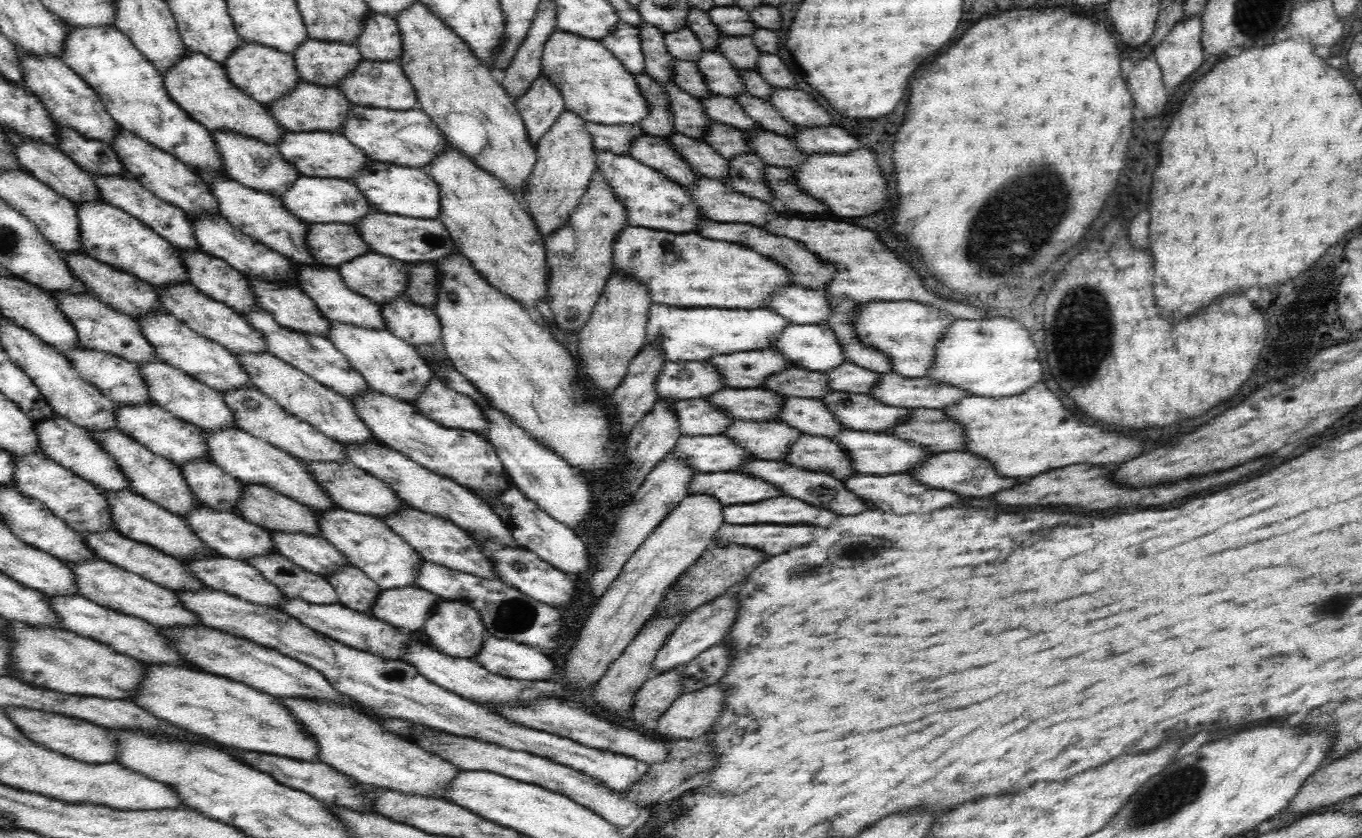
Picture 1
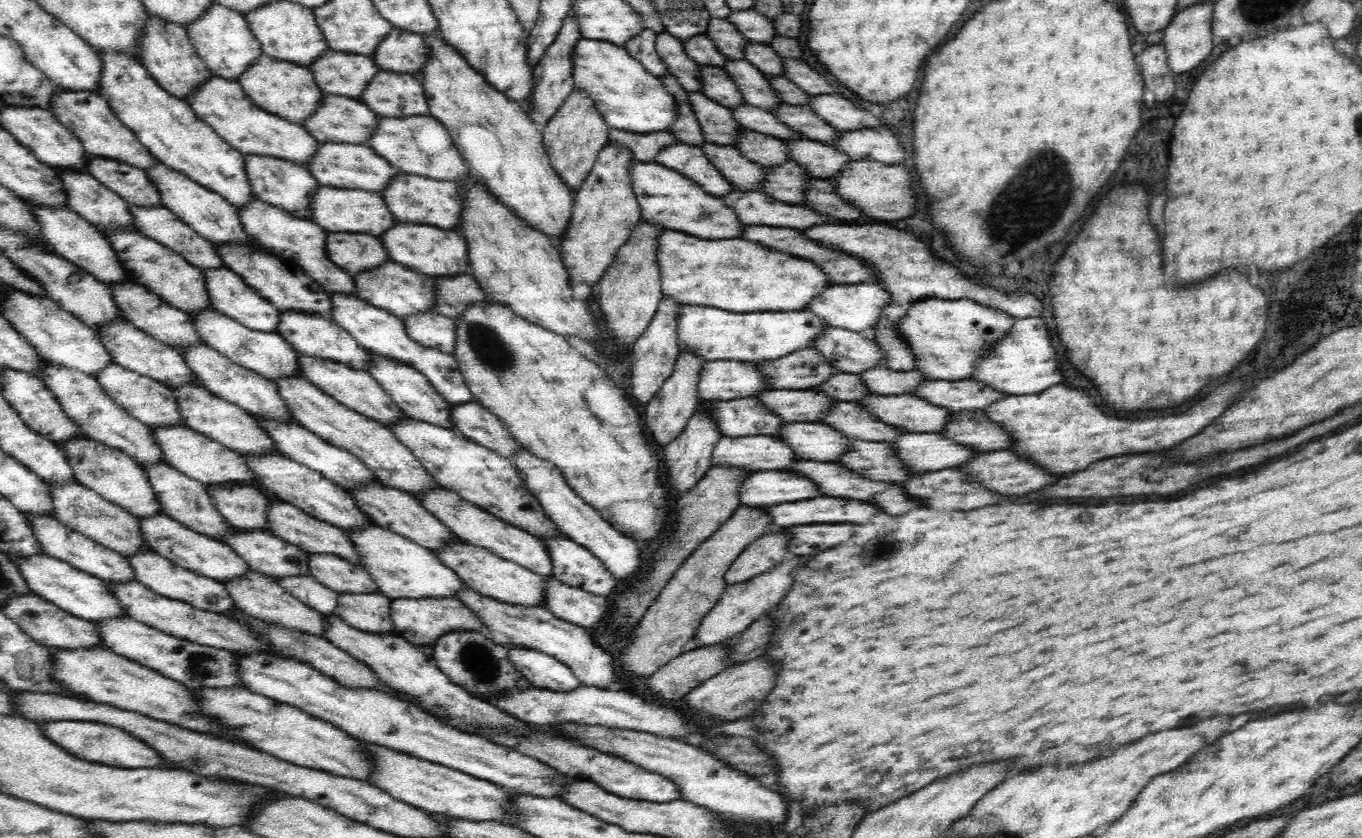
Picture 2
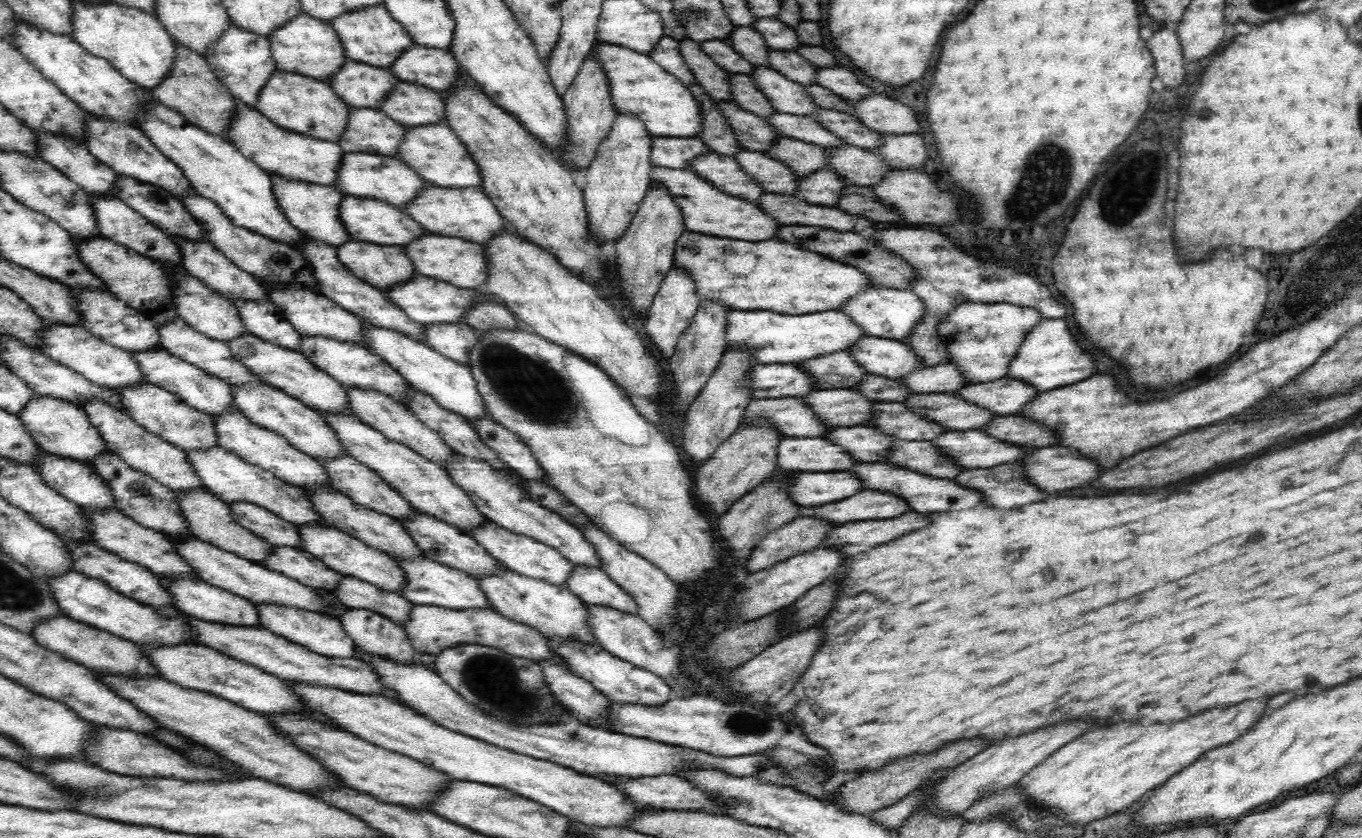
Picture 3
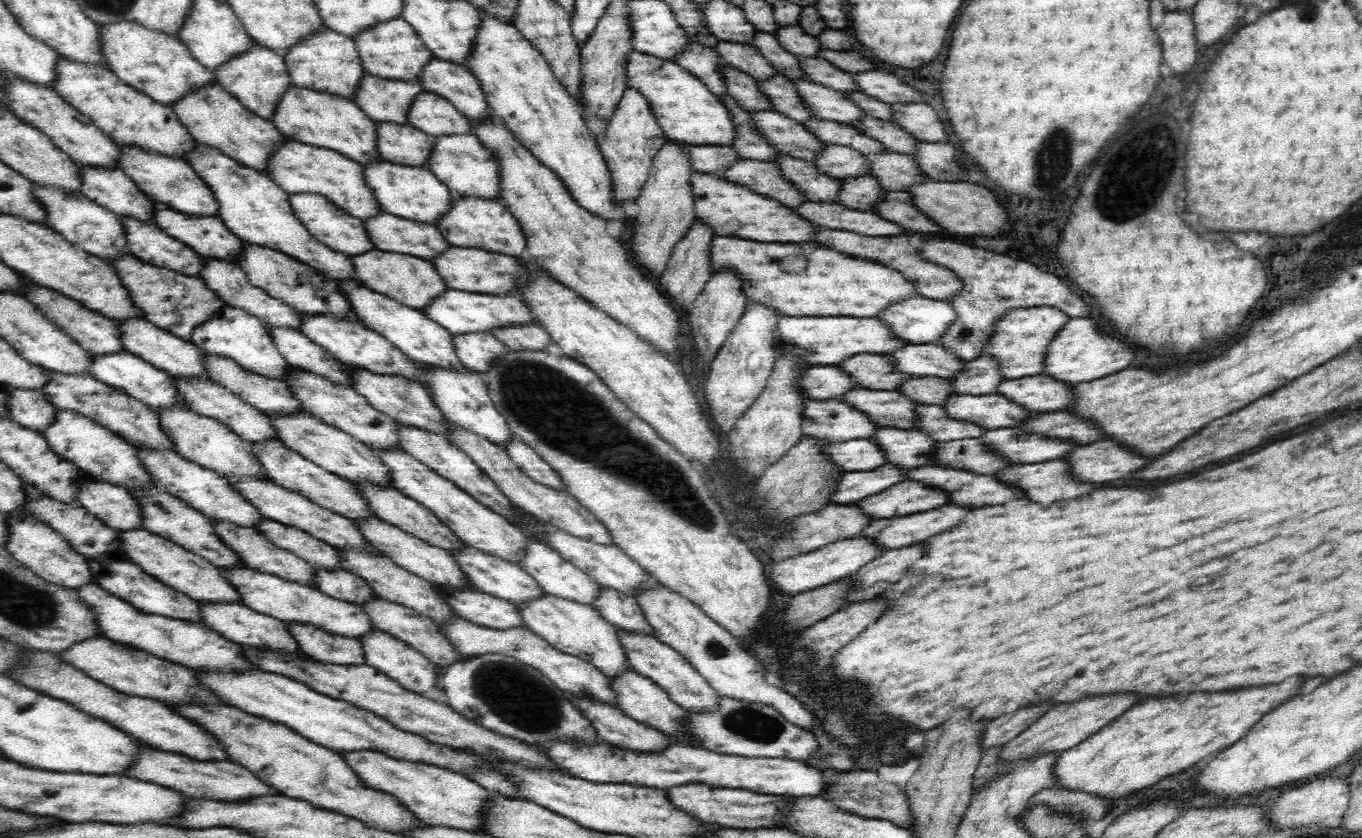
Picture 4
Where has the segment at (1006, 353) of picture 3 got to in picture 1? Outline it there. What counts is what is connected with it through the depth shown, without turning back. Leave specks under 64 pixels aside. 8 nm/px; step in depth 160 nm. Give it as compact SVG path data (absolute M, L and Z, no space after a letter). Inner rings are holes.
M870 301L866 304L858 304L858 310L856 310L854 316L854 327L859 340L863 344L867 344L867 346L875 348L881 354L889 356L895 374L906 378L920 378L926 376L926 372L929 372L930 368L934 366L935 348L938 340L942 338L946 328L949 328L950 324L958 319L964 318L956 318L950 315L950 312L942 311L941 308L935 308L922 302Z

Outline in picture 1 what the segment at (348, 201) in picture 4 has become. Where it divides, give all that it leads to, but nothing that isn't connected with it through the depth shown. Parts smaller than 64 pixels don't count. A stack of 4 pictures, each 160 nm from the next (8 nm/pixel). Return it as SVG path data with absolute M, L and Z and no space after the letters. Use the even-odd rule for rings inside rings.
M190 50L178 60L178 64L170 68L163 76L163 86L167 94L190 118L203 124L210 132L232 131L240 135L254 137L265 144L277 147L282 136L288 132L269 114L269 110L258 104L256 100L245 95L227 78L220 62L214 62L204 53Z

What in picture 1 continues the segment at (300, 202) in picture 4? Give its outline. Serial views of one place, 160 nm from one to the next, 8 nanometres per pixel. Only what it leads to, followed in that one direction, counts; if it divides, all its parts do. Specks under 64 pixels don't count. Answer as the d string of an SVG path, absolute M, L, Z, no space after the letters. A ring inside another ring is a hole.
M214 131L212 135L220 157L222 157L222 164L226 168L226 176L245 188L258 189L259 192L266 192L280 199L294 184L294 181L302 176L302 173L298 172L294 165L282 157L282 153L275 146L265 144L264 141L259 141L254 137L240 135L238 132ZM261 159L266 161L266 166L258 164L257 161Z

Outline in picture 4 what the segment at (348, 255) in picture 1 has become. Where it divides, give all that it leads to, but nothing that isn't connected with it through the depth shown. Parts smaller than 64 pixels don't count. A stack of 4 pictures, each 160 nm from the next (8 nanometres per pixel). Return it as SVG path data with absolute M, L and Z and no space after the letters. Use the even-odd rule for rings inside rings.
M378 249L362 252L351 257L355 276L365 287L373 292L381 293L385 297L393 298L403 305L414 310L422 311L434 300L448 292L450 288L446 281L435 271L434 264L430 260L410 256L408 253L384 252Z

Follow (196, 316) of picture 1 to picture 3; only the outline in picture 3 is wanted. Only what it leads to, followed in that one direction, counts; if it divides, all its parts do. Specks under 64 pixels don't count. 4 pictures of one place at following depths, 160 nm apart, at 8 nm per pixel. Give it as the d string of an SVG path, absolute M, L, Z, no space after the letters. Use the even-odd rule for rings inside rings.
M254 335L242 336L232 339L227 344L231 355L239 360L249 370L257 375L263 382L272 385L280 391L288 393L294 399L312 410L328 413L328 415L348 415L357 417L349 406L344 385L332 378L326 372L316 368L302 353L278 347Z

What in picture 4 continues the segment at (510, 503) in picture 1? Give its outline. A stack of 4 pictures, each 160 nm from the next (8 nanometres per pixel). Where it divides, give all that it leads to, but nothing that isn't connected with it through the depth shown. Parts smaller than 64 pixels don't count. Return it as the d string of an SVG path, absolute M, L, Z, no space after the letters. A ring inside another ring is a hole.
M601 587L597 599L594 600L595 609L618 630L627 633L638 633L639 636L656 638L656 633L650 628L643 610L634 597L626 596L622 592L608 587Z

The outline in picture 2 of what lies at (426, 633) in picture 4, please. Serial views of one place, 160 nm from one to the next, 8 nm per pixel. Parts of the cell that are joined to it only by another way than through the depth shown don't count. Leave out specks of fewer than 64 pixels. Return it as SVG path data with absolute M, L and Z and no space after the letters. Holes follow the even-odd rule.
M310 553L306 559L309 562L309 574L339 595L362 592L374 592L376 595L381 593L368 571L356 567L346 559L340 559L332 553Z

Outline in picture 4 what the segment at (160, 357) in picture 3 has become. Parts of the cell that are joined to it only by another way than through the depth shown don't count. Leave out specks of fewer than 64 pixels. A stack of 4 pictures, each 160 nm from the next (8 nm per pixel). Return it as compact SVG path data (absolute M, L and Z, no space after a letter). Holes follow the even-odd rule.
M183 377L182 379L173 379L177 386L179 395L189 409L203 417L210 417L226 426L231 432L234 432L243 441L250 444L267 443L272 439L278 439L278 433L271 424L268 415L262 414L257 408L243 401L238 395L224 388L221 384L211 379L196 379L195 377Z

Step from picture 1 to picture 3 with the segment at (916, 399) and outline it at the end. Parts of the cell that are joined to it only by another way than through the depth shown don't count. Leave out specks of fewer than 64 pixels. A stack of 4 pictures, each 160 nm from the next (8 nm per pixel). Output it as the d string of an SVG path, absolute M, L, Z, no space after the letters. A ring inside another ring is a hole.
M1007 377L985 383L974 383L955 392L956 396L968 402L973 402L978 406L983 406L991 410L998 417L1021 414L1022 408L1028 403L1031 403L1039 394L1040 392L1035 390L1033 386L1029 386L1029 384L1023 382L1023 380L1010 379Z

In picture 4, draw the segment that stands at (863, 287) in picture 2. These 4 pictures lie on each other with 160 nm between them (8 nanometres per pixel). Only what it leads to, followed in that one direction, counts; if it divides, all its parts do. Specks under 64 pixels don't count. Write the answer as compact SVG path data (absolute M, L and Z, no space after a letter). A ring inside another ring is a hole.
M920 295L890 304L888 308L877 314L877 317L878 320L881 320L890 327L895 336L913 345L930 344L938 342L939 338L945 333L945 330L954 322L955 311L949 301L932 300Z

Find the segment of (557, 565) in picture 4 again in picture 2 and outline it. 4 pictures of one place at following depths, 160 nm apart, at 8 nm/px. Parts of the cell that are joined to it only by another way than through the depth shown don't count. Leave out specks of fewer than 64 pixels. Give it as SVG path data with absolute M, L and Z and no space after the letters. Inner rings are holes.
M440 486L436 491L430 491L422 496L419 502L439 522L445 524L456 537L460 537L460 540L488 549L494 555L516 563L530 570L530 572L534 572L534 574L540 574L540 576L552 575L553 564L549 558L549 550L545 548L541 539L506 523L502 519L498 519L492 513L478 508L478 505L470 504L470 501L462 499L452 489L445 489Z

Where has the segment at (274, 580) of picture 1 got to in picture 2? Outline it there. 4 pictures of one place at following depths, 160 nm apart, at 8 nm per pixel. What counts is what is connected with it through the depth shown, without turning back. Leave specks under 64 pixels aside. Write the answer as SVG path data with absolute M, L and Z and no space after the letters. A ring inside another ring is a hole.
M312 575L276 578L287 593L324 616L332 615L337 606L338 593L320 584Z

